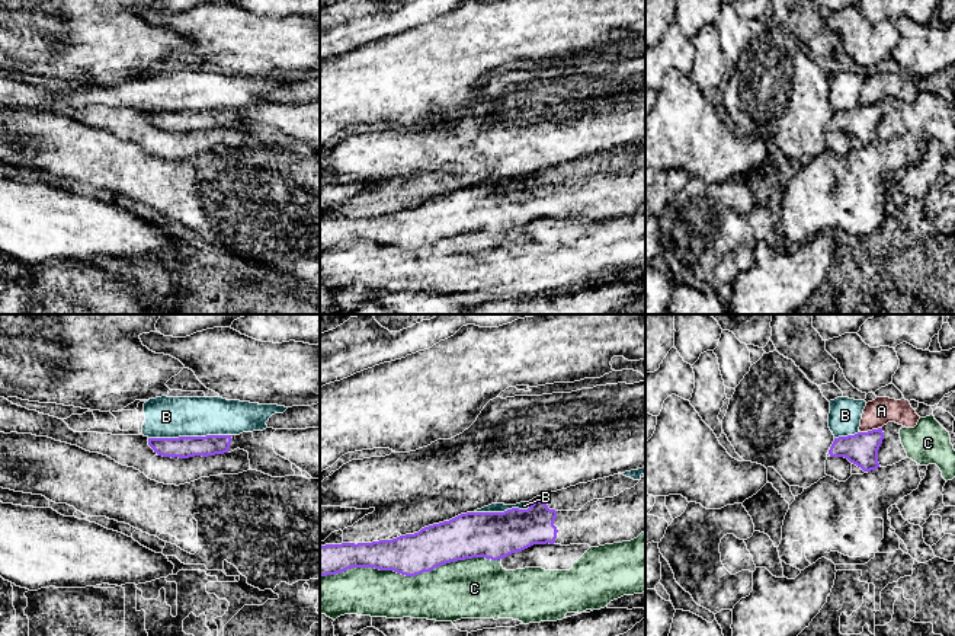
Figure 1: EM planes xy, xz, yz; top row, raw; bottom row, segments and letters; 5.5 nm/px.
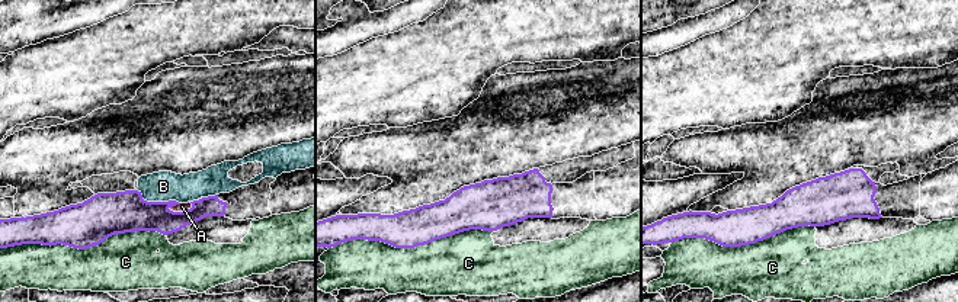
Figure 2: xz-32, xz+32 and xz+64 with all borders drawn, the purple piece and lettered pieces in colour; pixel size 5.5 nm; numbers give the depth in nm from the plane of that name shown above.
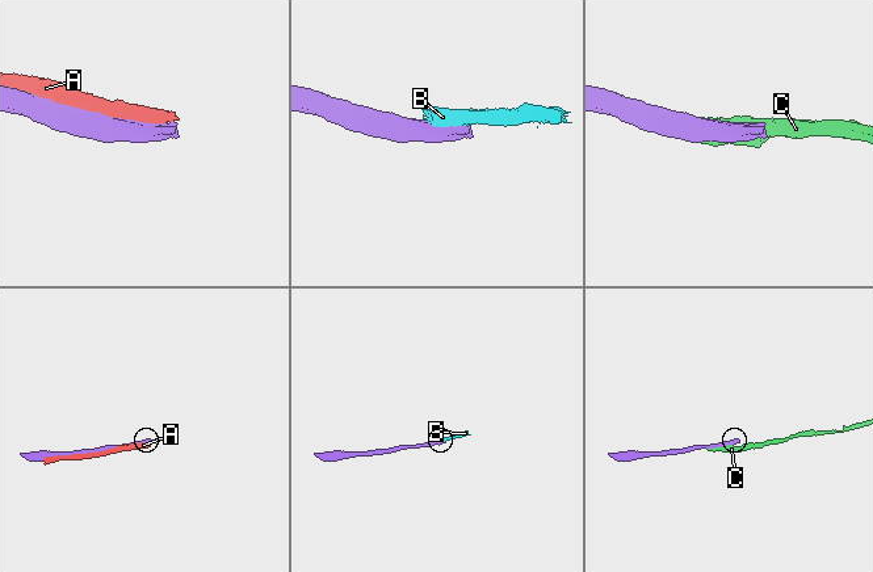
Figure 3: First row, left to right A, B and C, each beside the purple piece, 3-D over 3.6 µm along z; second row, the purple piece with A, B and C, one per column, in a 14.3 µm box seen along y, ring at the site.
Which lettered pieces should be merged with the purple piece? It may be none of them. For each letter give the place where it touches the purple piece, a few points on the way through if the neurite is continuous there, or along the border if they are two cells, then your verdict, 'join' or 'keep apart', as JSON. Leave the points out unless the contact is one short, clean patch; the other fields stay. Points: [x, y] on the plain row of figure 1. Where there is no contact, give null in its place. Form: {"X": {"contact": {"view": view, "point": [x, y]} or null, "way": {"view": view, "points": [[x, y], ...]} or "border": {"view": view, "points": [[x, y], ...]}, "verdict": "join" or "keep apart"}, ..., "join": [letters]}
{"A": {"contact": {"view": "yz", "point": [872, 104]}, "verdict": "keep apart"}, "B": {"contact": {"view": "xy", "point": [189, 111]}, "border": {"view": "xy", "points": [[230, 108], [148, 112]]}, "verdict": "keep apart"}, "C": {"contact": {"view": "xz", "point": [410, 249]}, "verdict": "keep apart"}, "join": []}

